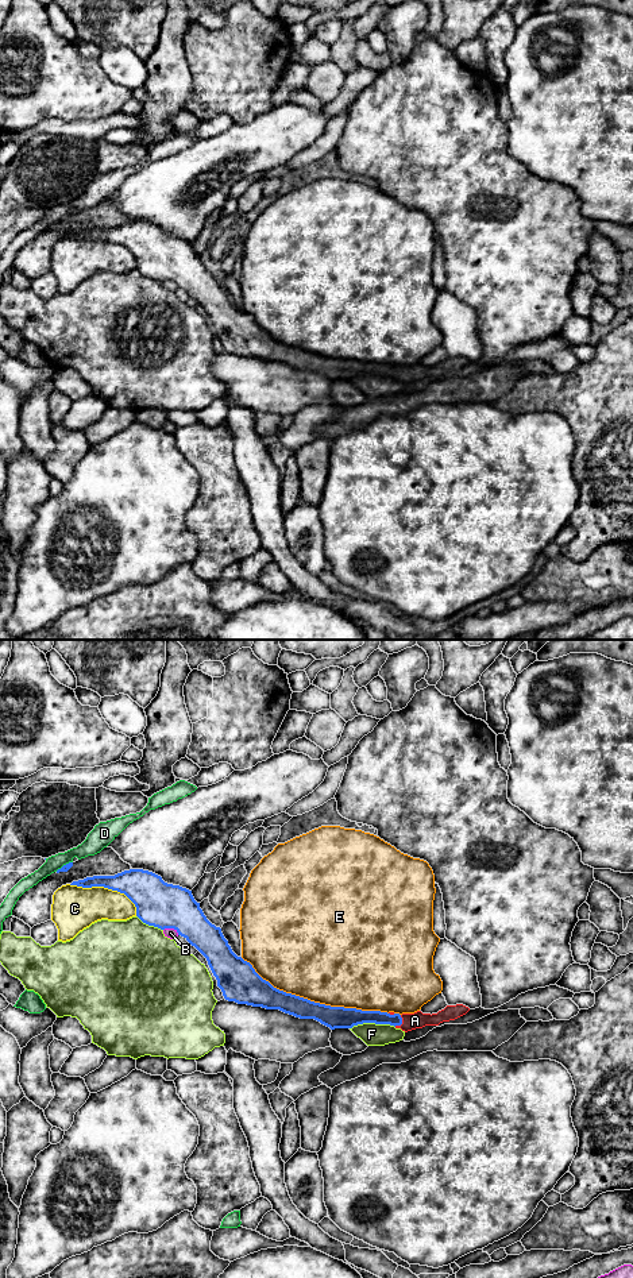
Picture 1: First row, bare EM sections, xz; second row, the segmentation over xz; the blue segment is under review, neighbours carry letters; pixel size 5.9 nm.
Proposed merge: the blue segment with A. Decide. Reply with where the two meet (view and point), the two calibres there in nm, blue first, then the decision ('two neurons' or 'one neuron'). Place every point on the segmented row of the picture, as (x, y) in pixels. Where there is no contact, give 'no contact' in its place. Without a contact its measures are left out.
meets blue in xz at (401, 1023); 80 nm thick on the blue side, 100 nm on the other; one neuron

